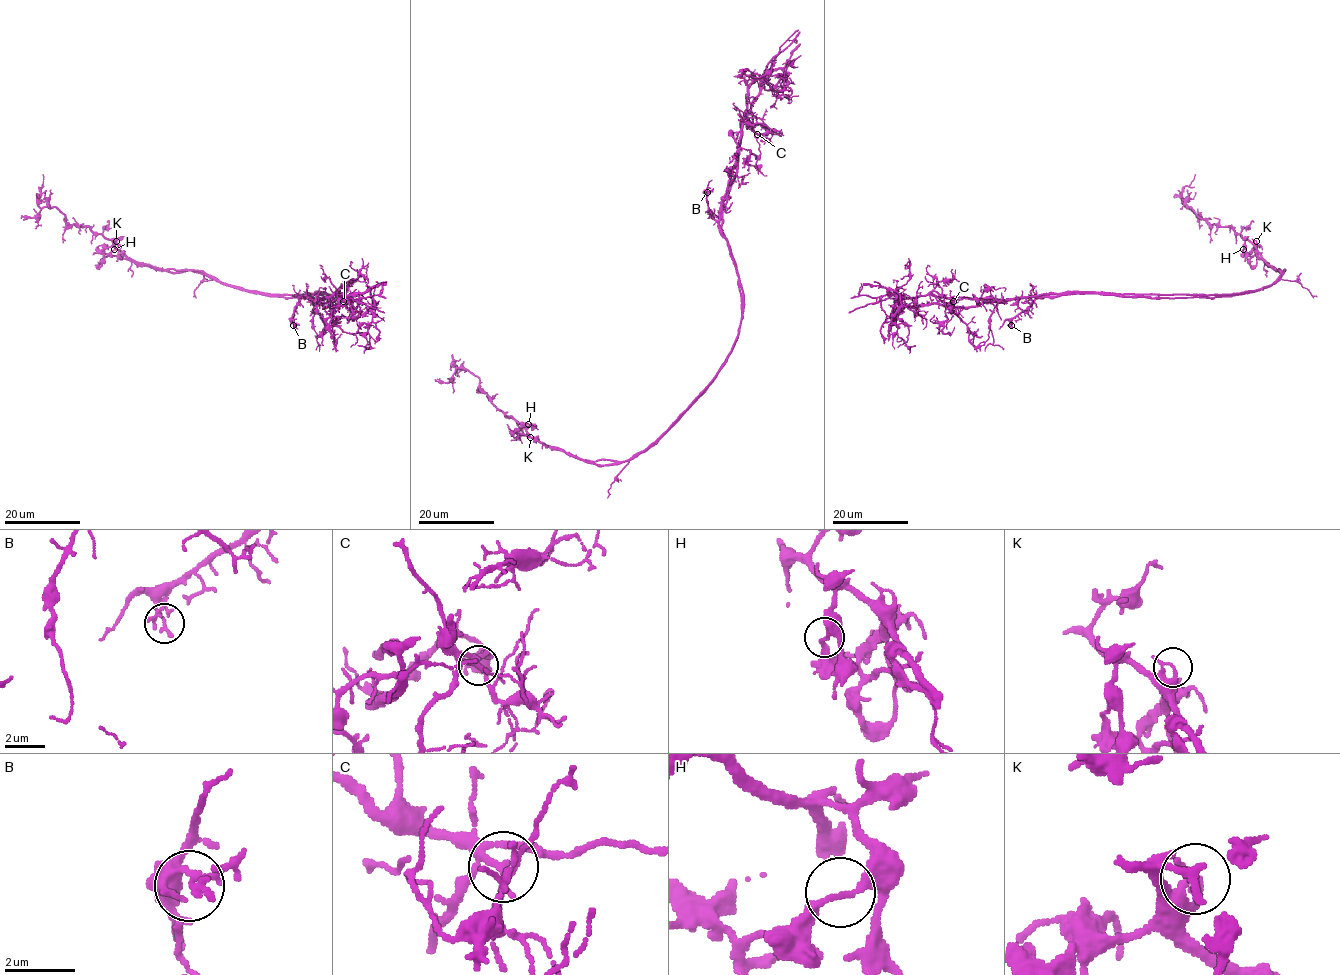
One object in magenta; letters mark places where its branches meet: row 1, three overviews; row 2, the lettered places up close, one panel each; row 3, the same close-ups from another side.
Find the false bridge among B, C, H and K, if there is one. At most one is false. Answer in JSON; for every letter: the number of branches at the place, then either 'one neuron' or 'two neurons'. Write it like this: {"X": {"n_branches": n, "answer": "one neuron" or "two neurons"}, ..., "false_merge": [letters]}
{"B": {"n_branches": 2, "answer": "one neuron"}, "C": {"n_branches": 2, "answer": "one neuron"}, "H": {"n_branches": 2, "answer": "two neurons"}, "K": {"n_branches": 2, "answer": "one neuron"}, "false_merge": ["H"]}

